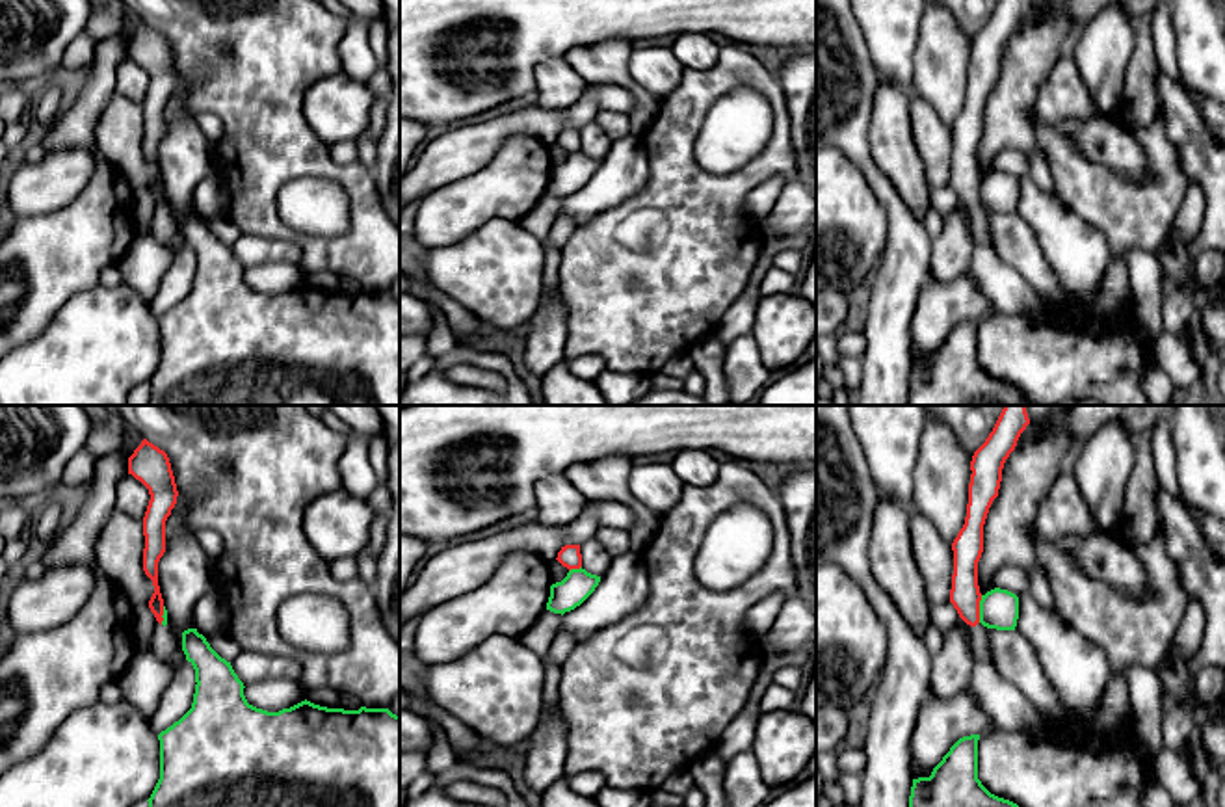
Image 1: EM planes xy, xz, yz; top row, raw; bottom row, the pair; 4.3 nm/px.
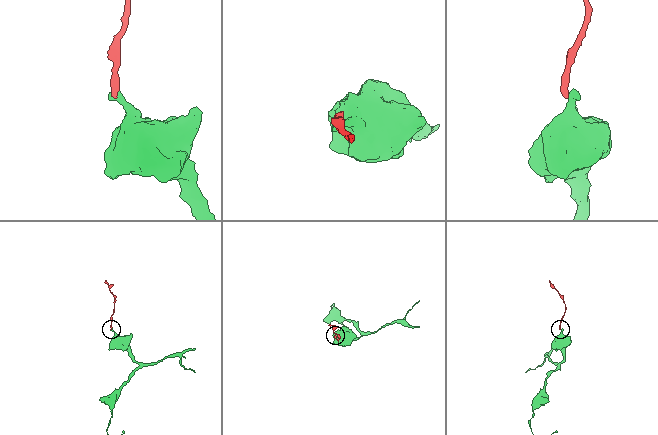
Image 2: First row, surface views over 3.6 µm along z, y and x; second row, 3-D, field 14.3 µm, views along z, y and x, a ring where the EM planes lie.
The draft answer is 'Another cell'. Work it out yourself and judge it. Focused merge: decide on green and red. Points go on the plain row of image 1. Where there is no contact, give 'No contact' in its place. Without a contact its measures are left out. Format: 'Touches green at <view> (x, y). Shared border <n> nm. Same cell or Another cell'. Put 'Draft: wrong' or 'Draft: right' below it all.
Touches green at yz (980, 192). Shared border 120 nm. Another cell
Draft: right

